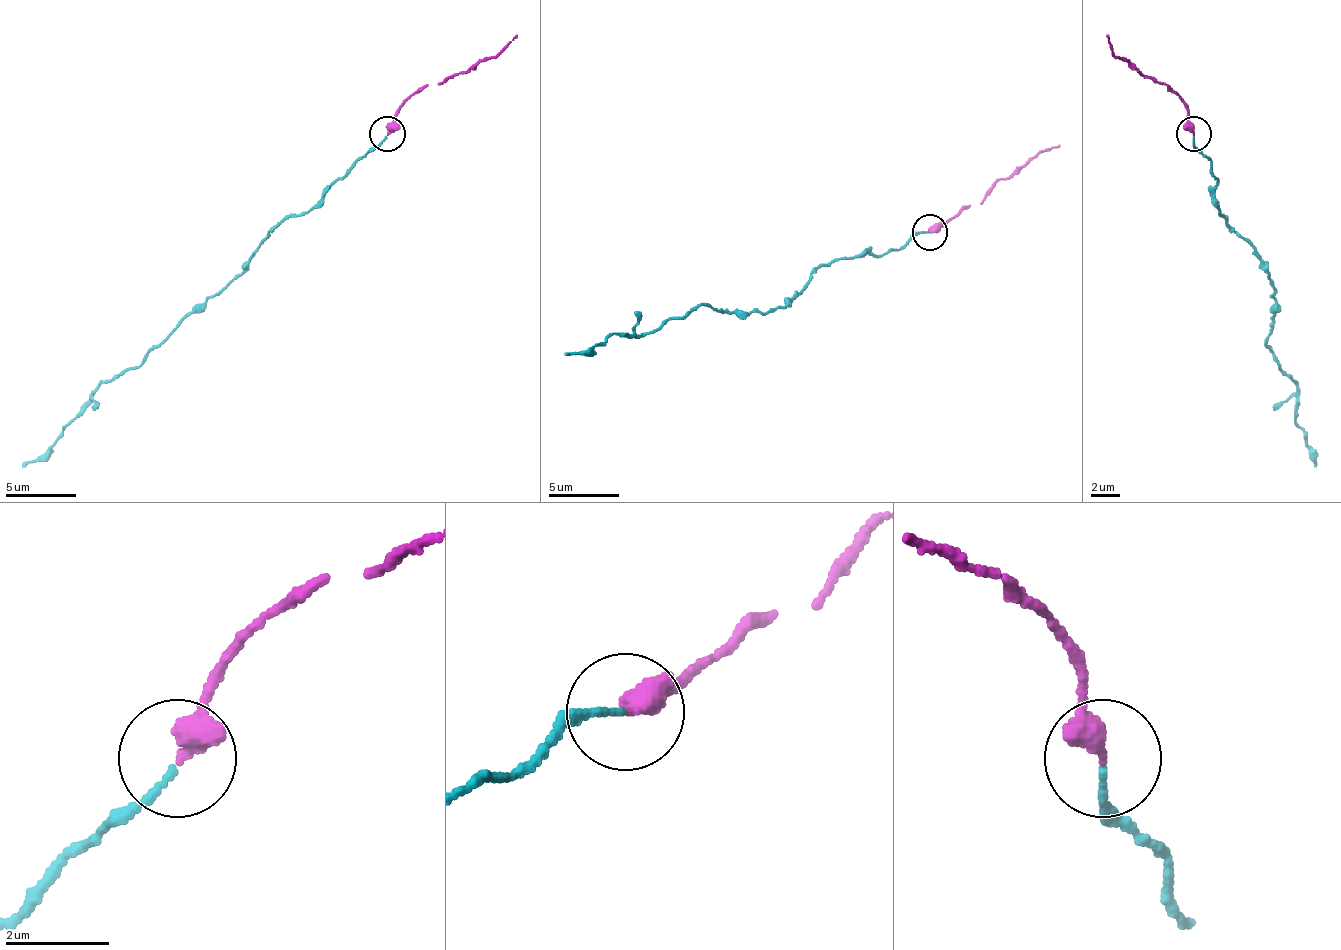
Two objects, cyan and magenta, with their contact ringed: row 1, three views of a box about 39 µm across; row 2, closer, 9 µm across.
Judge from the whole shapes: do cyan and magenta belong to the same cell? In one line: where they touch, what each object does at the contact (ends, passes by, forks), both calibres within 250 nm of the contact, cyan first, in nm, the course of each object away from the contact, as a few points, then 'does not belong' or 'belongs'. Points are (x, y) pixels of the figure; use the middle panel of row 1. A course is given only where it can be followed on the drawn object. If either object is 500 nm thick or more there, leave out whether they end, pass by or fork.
(929, 232) | cyan ends | magenta ends | 120/440 nm | cyan via (928, 231), (879, 256), (822, 263), (765, 313), (698, 305), (645, 334), (613, 334), (563, 355) | magenta via (928, 231), (943, 227), (1035, 157), (1060, 146) | belongs

